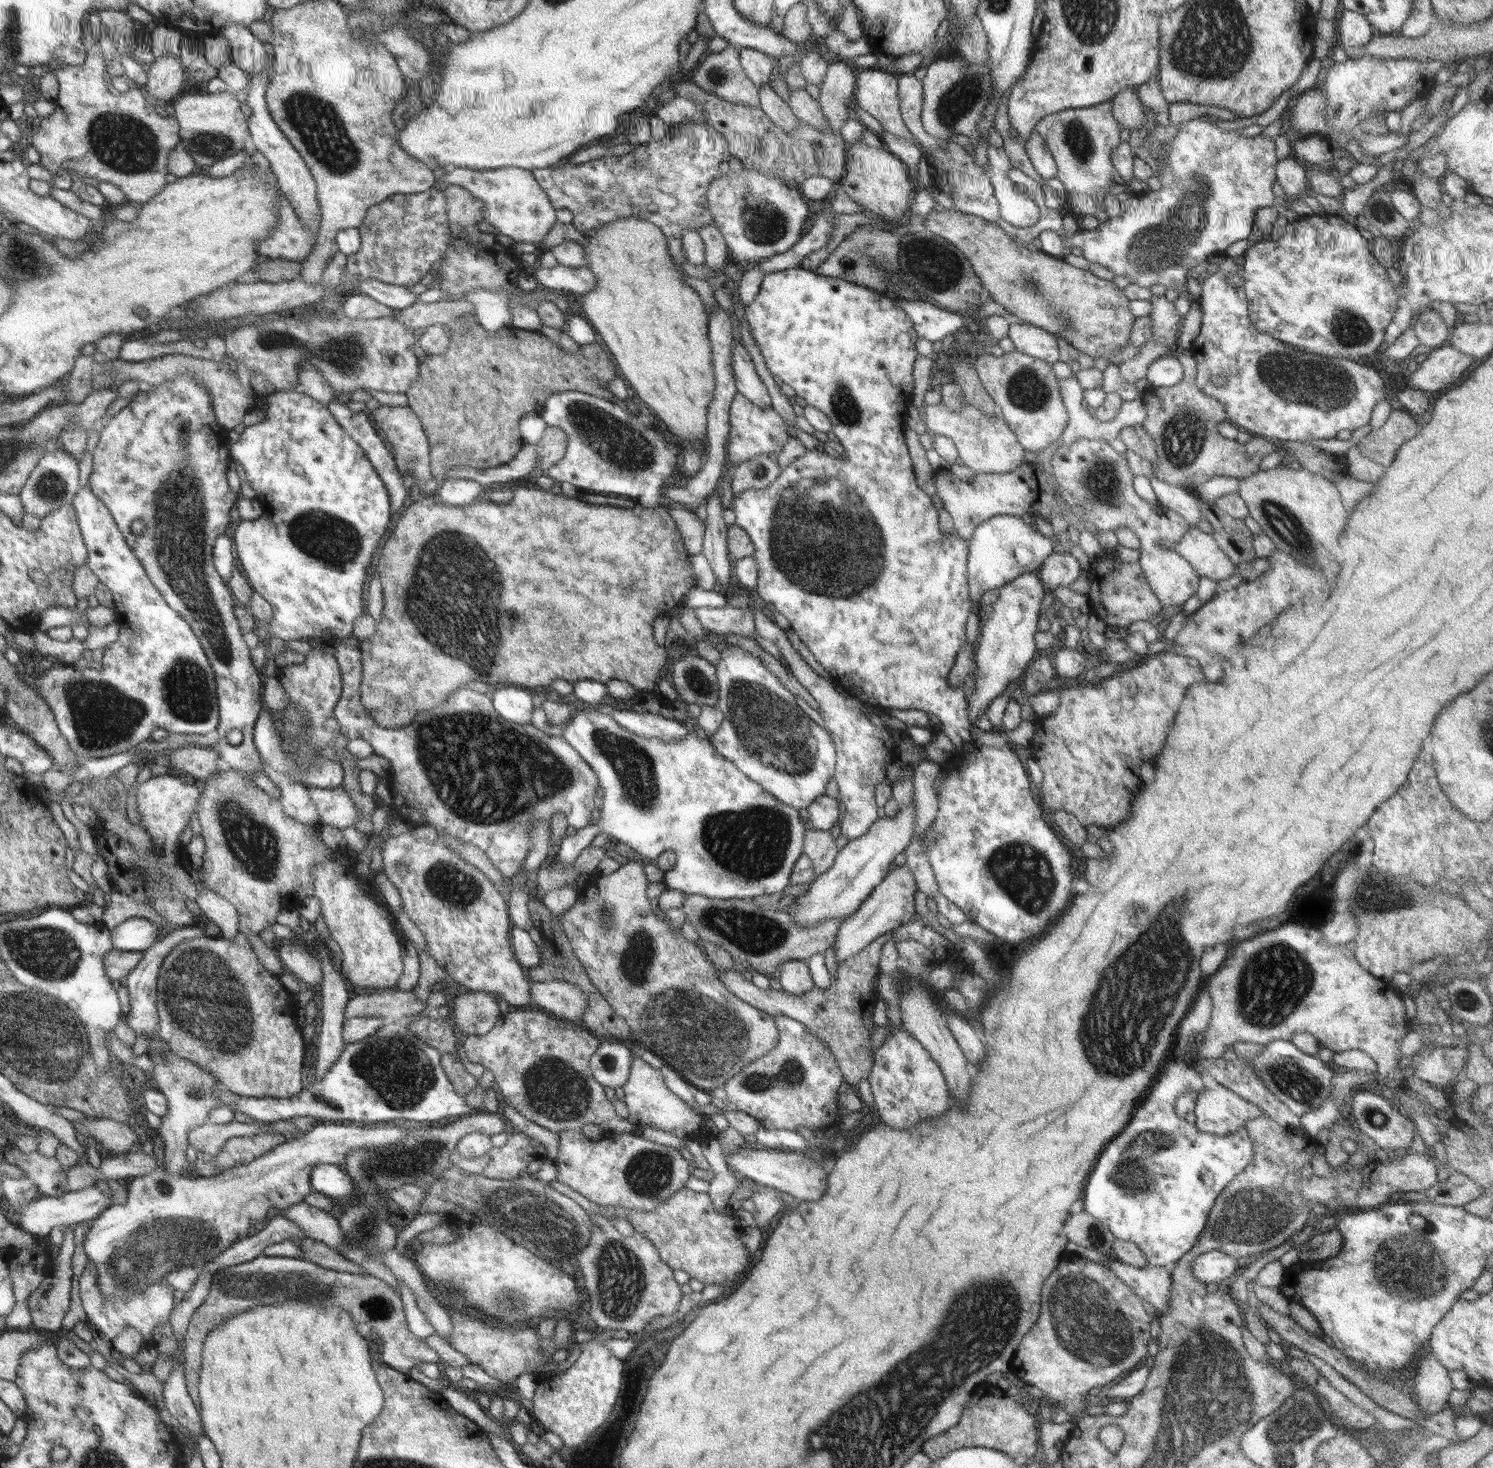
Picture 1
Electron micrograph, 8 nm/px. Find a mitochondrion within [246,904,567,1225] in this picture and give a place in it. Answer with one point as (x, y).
(398, 1070)

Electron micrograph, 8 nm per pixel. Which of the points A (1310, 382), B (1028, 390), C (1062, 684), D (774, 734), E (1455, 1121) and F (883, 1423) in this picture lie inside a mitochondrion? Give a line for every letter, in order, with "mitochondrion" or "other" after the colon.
A: mitochondrion
B: mitochondrion
C: other
D: mitochondrion
E: other
F: mitochondrion

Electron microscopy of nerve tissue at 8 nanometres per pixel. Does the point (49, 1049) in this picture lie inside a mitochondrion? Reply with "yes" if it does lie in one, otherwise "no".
yes

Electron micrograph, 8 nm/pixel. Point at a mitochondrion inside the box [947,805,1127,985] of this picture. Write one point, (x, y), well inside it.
(1027, 877)

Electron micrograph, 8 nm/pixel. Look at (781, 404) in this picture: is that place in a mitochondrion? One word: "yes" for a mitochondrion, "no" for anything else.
no

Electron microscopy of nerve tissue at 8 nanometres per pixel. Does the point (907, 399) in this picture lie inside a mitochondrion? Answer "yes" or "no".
no

